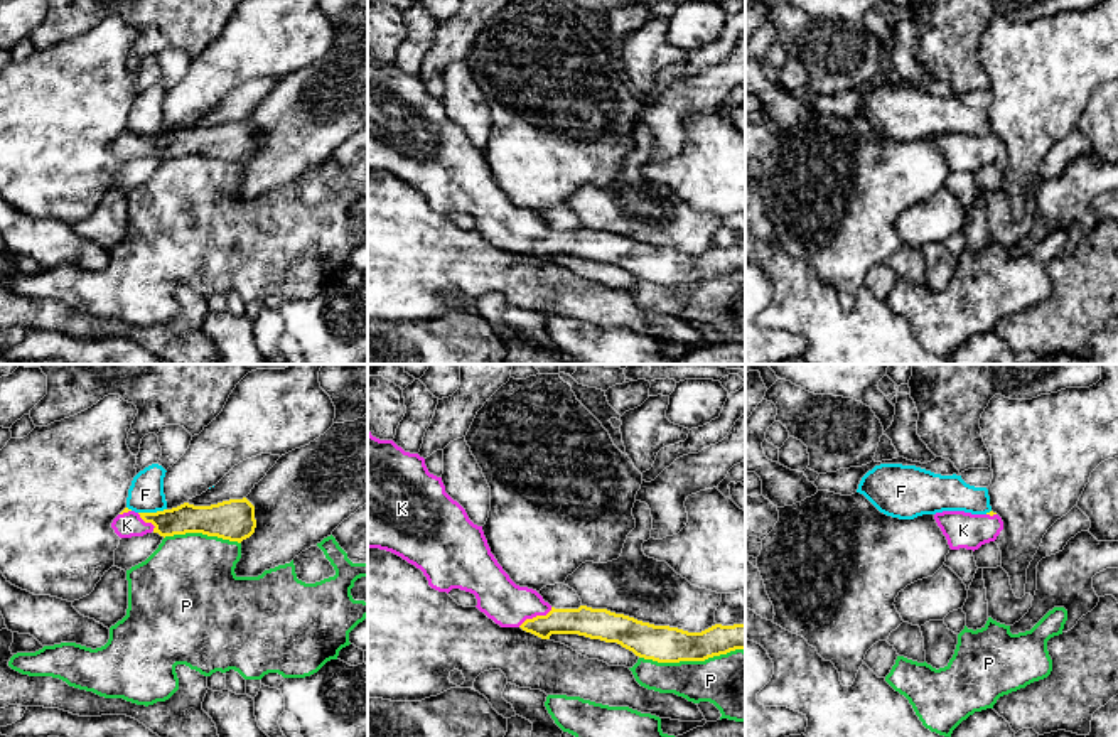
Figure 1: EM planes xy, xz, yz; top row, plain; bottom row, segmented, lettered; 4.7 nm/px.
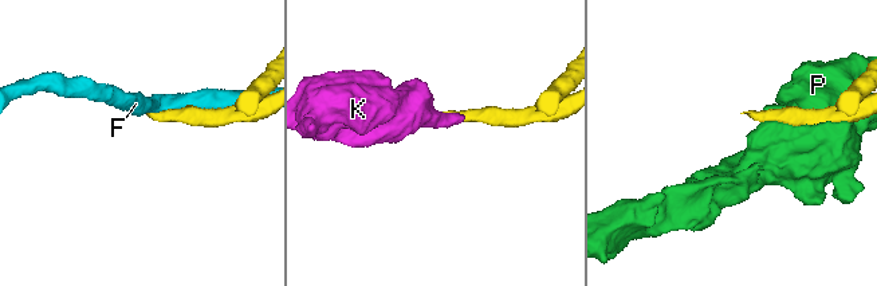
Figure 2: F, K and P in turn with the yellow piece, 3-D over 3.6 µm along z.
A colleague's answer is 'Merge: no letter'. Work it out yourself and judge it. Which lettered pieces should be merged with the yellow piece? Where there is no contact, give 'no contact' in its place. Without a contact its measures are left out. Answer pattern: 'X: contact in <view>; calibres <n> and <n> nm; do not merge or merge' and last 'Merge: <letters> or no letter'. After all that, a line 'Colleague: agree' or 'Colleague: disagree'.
F: contact in xy; calibres 140 and 170 nm; do not merge
K: contact in xz; calibres 140 and 200 nm; merge
P: contact in xz; calibres 180 and 300 nm; do not merge
Merge: K
Colleague: disagree

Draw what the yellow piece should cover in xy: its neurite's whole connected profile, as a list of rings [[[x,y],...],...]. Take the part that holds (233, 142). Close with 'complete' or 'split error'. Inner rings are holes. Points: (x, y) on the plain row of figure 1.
[[[229,121],[211,128],[184,125],[157,135],[135,135],[125,130],[111,145],[120,160],[159,155],[174,159],[202,155],[241,165],[255,155],[255,128],[246,121]]]; split error

